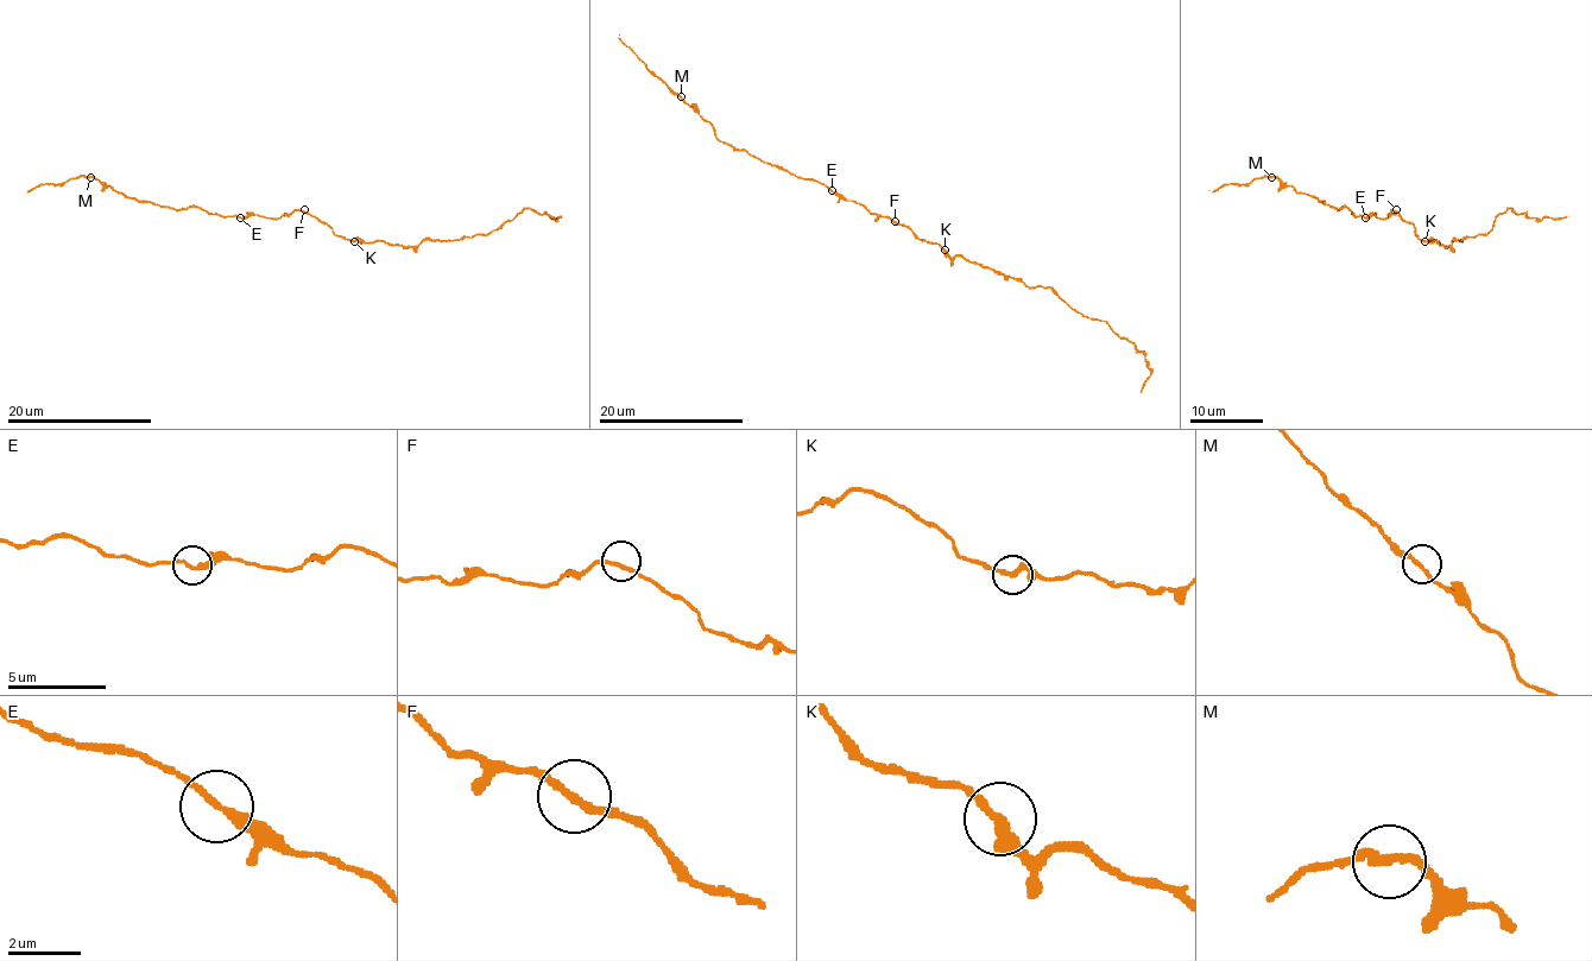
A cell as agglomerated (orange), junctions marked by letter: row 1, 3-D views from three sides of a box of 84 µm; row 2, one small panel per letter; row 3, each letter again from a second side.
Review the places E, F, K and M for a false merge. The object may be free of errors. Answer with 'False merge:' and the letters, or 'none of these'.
False merge: none of these

